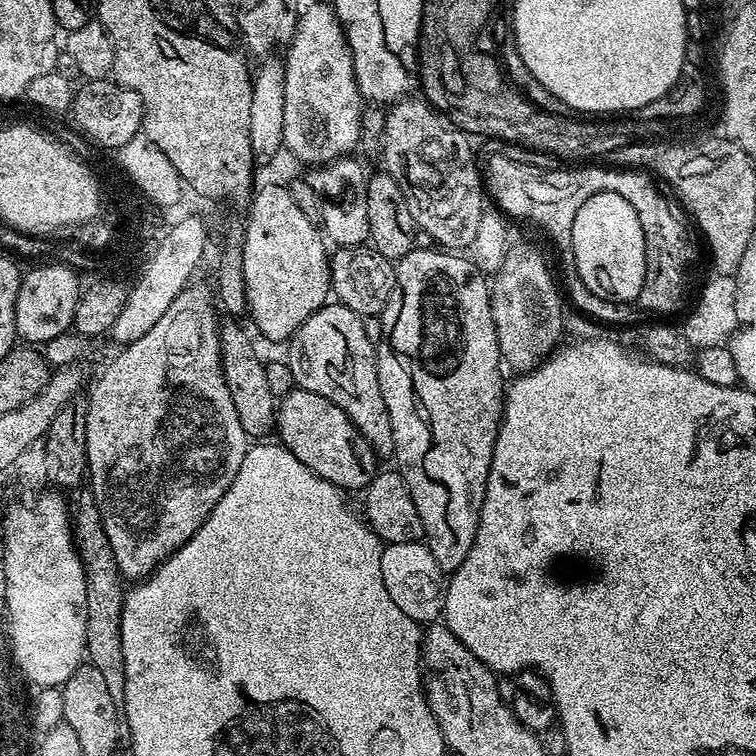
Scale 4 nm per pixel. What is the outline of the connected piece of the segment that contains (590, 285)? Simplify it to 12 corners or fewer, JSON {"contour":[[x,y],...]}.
{"contour":[[594,194],[572,231],[586,290],[632,302],[646,278],[638,214]]}

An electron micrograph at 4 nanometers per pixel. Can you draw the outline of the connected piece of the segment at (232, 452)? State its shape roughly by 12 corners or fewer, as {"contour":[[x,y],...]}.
{"contour":[[193,283],[104,368],[87,483],[140,582],[250,437]]}

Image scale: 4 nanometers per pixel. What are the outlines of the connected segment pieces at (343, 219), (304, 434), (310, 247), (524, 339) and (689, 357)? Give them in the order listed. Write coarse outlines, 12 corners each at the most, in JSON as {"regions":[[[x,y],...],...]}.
{"regions":[[[353,158],[313,167],[322,232],[333,245],[368,240],[368,176]],[[298,387],[279,443],[318,478],[359,493],[378,457],[330,398]],[[283,183],[243,225],[247,315],[287,341],[330,300],[325,237]],[[534,249],[490,284],[500,354],[531,370],[557,351],[566,300]],[[710,274],[684,324],[670,328],[686,352],[676,368],[697,370],[708,350],[736,365],[740,328],[734,274]]]}

